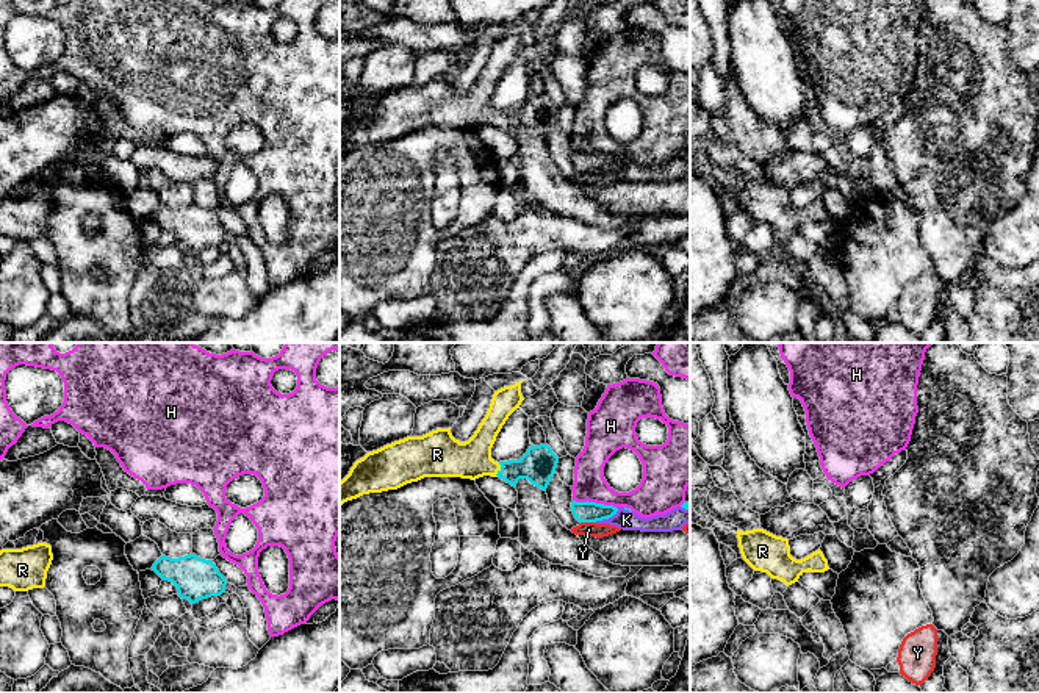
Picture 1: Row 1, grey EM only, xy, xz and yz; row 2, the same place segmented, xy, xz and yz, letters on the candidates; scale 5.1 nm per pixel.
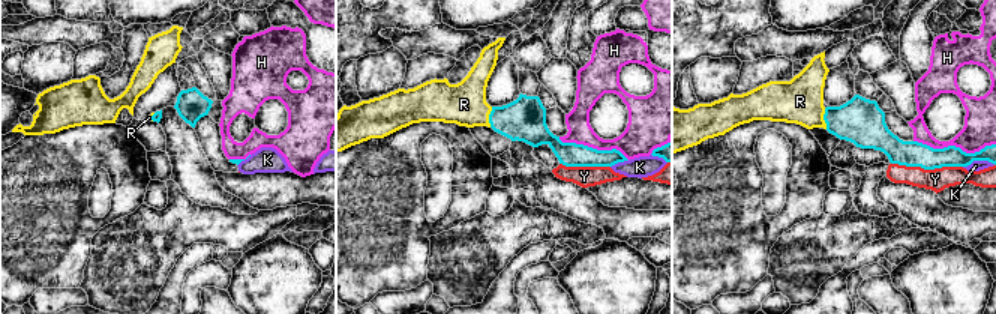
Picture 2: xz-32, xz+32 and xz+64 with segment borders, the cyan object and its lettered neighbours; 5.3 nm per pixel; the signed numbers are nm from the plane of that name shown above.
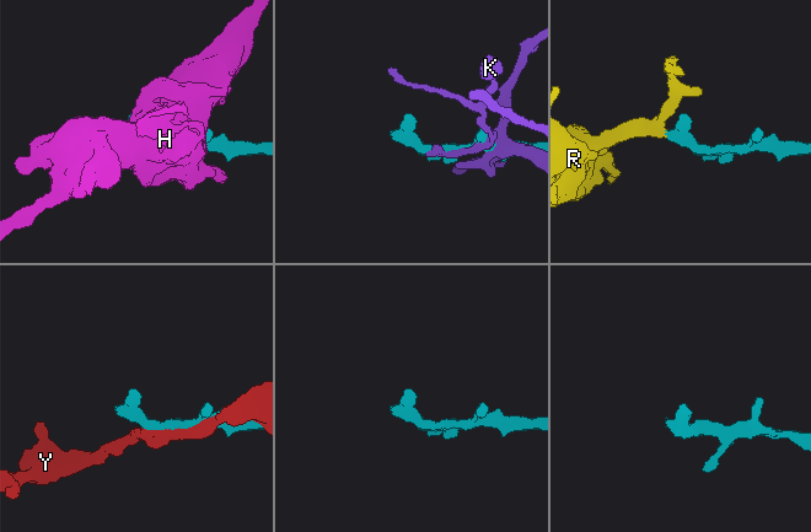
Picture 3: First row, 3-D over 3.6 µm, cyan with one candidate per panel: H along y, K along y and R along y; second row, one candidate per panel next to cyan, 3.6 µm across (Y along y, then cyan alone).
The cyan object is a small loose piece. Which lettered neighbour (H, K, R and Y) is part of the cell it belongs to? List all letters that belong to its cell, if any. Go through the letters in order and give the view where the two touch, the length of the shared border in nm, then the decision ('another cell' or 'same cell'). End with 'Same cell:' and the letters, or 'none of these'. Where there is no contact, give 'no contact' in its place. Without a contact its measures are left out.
H: contact in xz; length 220 nm; another cell
K: contact in xz; length 140 nm; another cell
R: contact in xz; length 70 nm; same cell
Y: contact in xz; length 80 nm; another cell
Same cell: R

